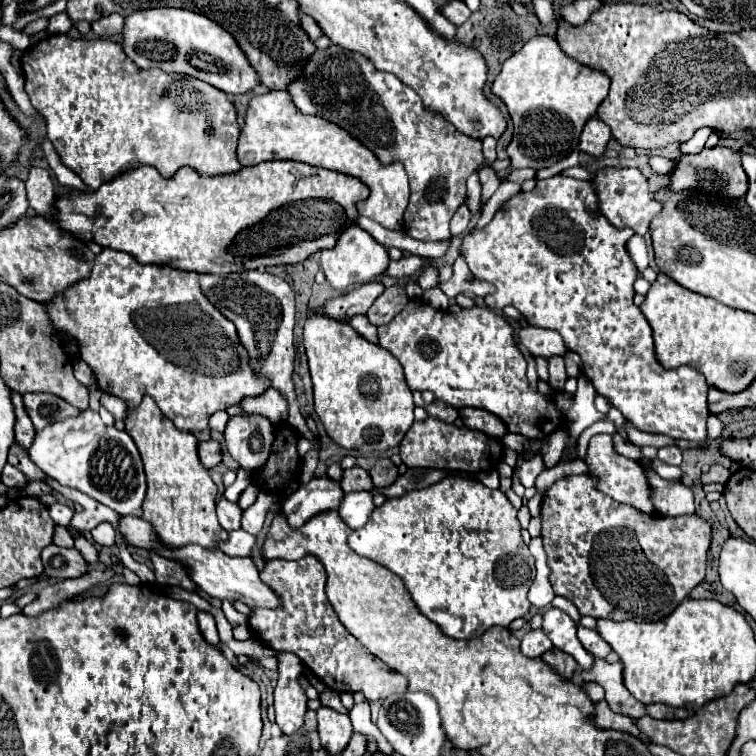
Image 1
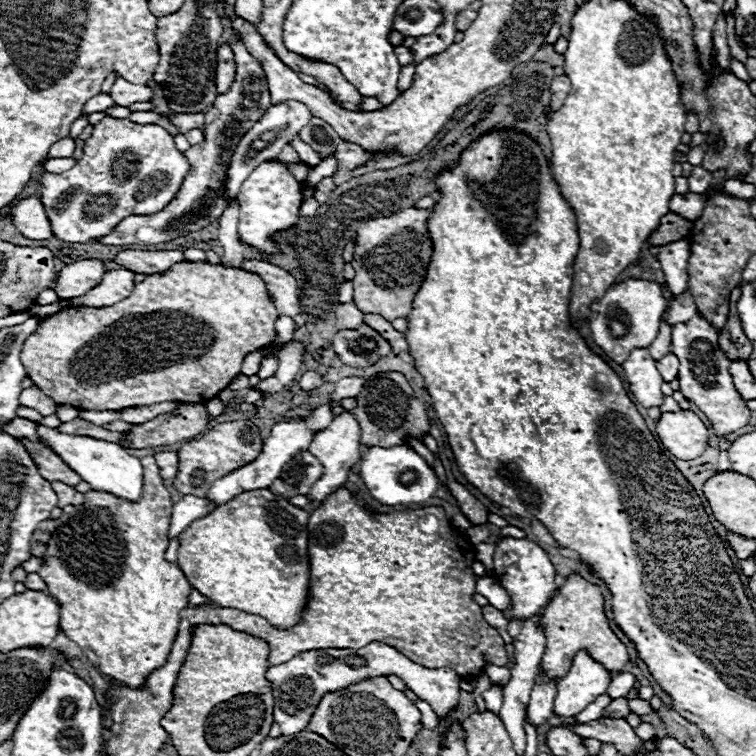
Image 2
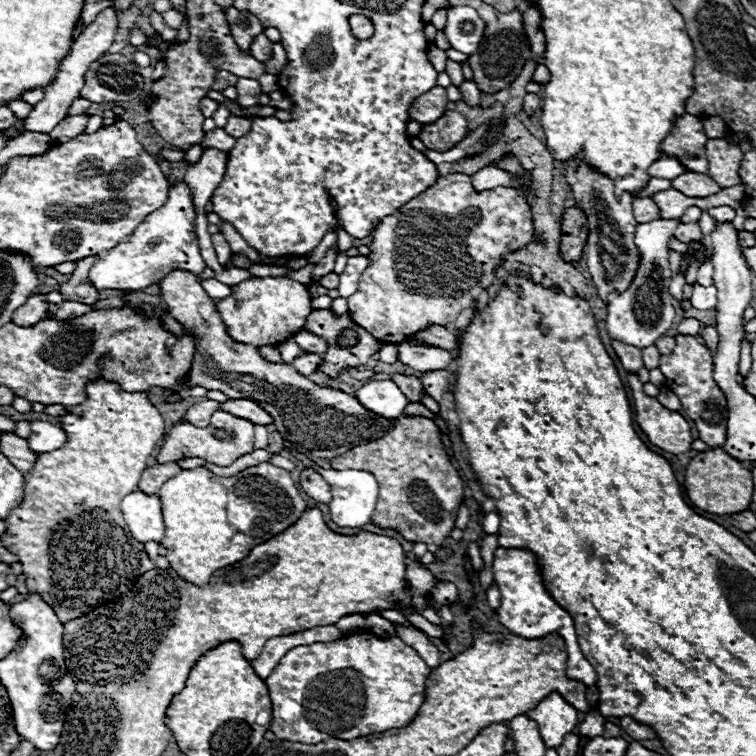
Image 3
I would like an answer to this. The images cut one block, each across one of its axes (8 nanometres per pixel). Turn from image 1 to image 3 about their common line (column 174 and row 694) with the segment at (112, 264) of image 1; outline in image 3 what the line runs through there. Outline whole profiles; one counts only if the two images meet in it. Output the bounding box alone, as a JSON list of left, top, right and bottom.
[266,632,430,744]

